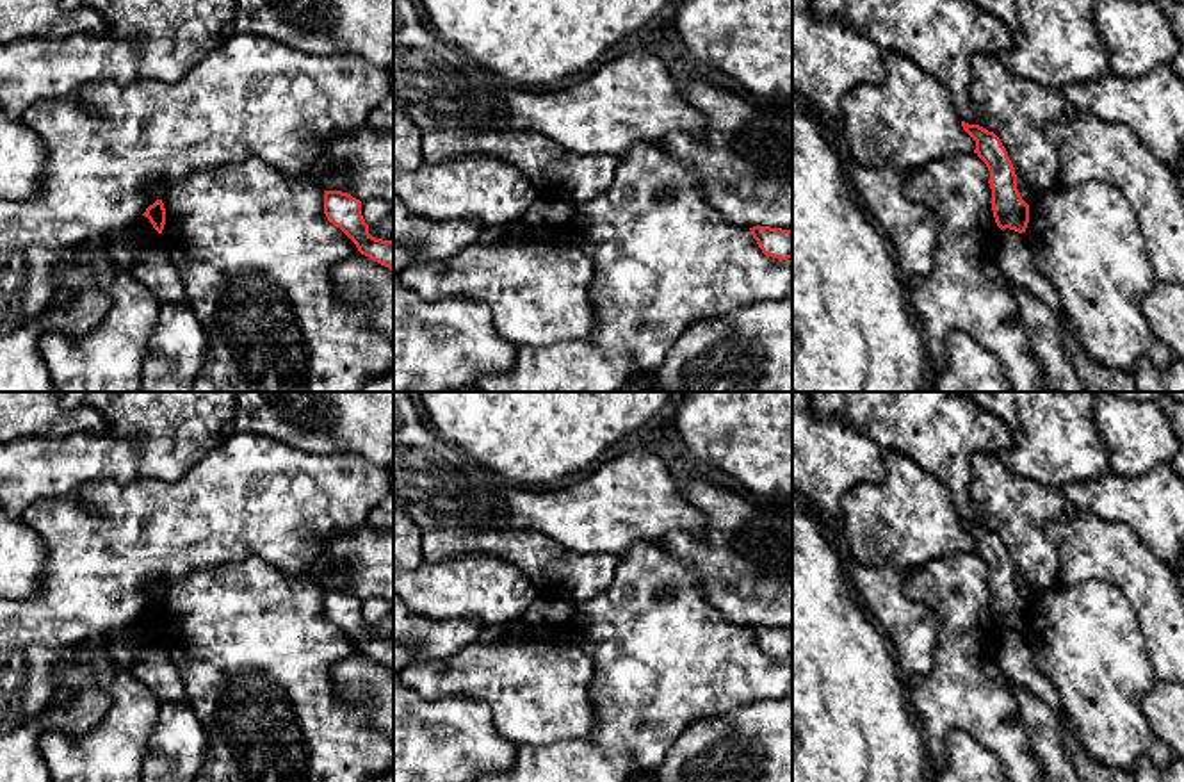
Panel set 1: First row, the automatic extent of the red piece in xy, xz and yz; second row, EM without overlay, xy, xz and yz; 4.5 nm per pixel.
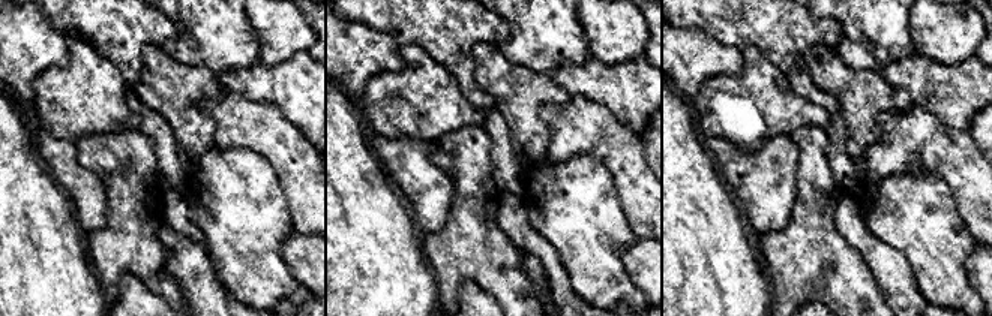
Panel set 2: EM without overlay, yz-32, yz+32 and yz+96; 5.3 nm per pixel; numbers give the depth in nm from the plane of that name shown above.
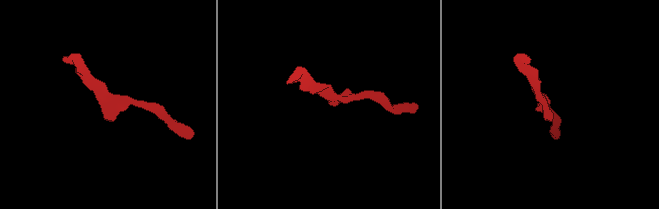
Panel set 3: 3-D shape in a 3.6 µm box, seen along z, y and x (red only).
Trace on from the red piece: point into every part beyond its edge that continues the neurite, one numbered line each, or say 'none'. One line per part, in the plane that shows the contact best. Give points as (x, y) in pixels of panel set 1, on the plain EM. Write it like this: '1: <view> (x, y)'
none

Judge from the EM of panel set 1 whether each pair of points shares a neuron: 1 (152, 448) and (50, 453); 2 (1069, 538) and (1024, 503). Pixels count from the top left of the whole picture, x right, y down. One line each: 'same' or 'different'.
1: same
2: different

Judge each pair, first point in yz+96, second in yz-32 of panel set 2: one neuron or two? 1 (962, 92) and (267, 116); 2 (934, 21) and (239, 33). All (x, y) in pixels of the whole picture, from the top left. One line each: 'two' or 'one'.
1: two
2: two

